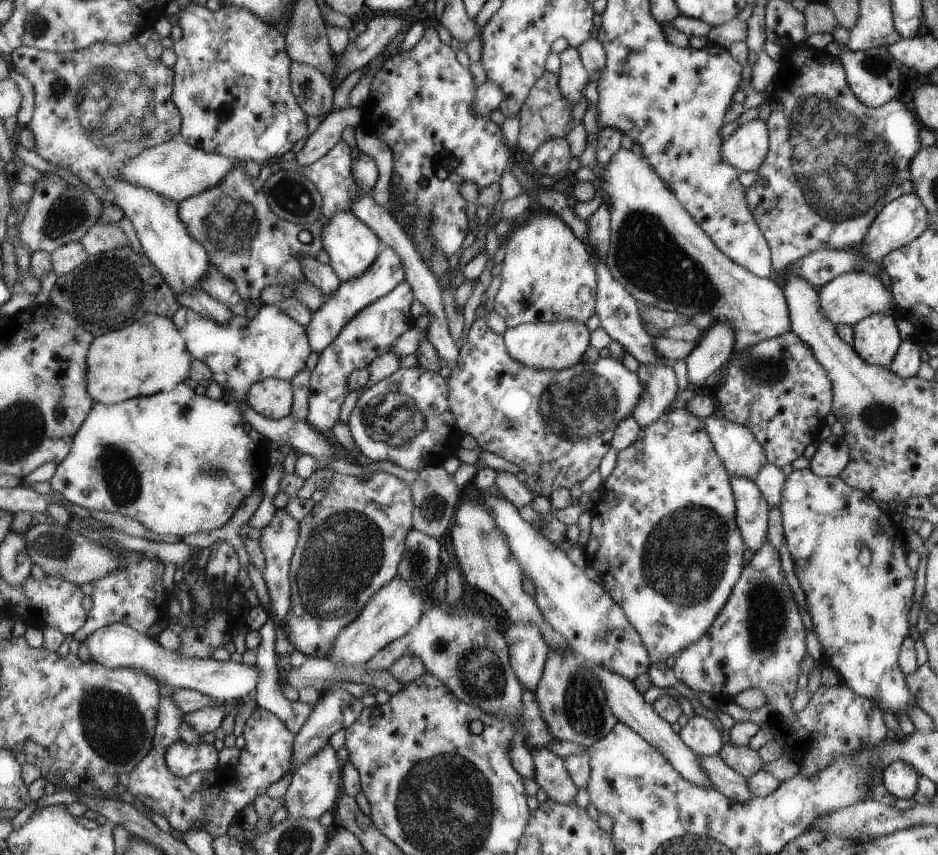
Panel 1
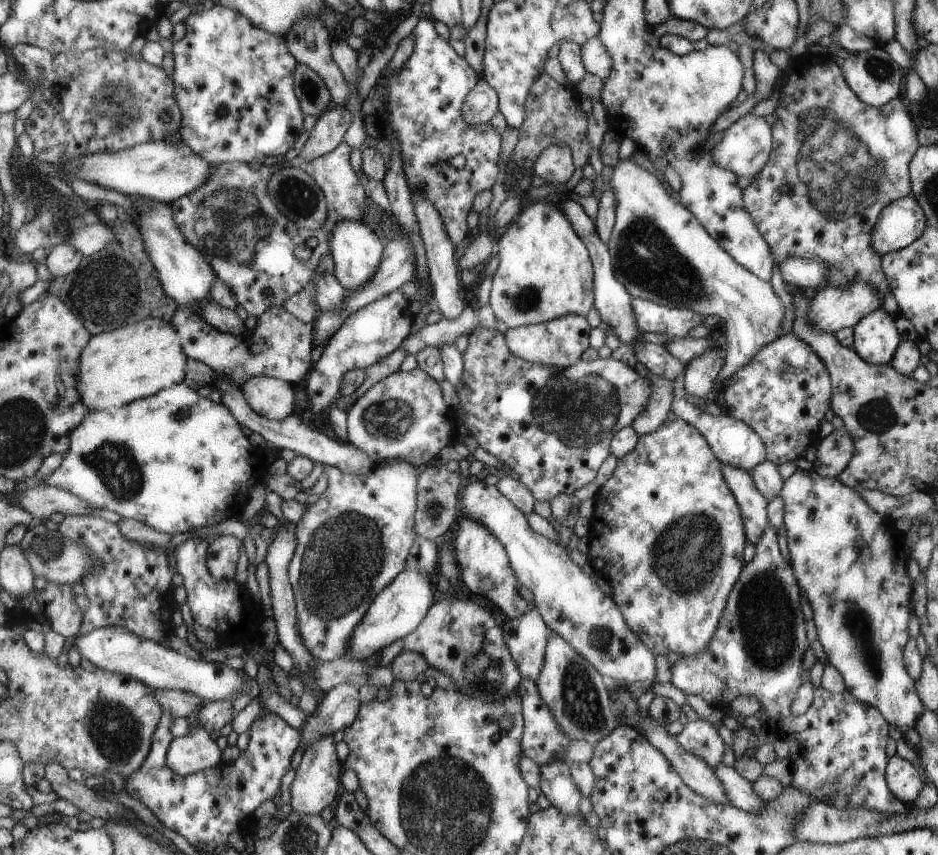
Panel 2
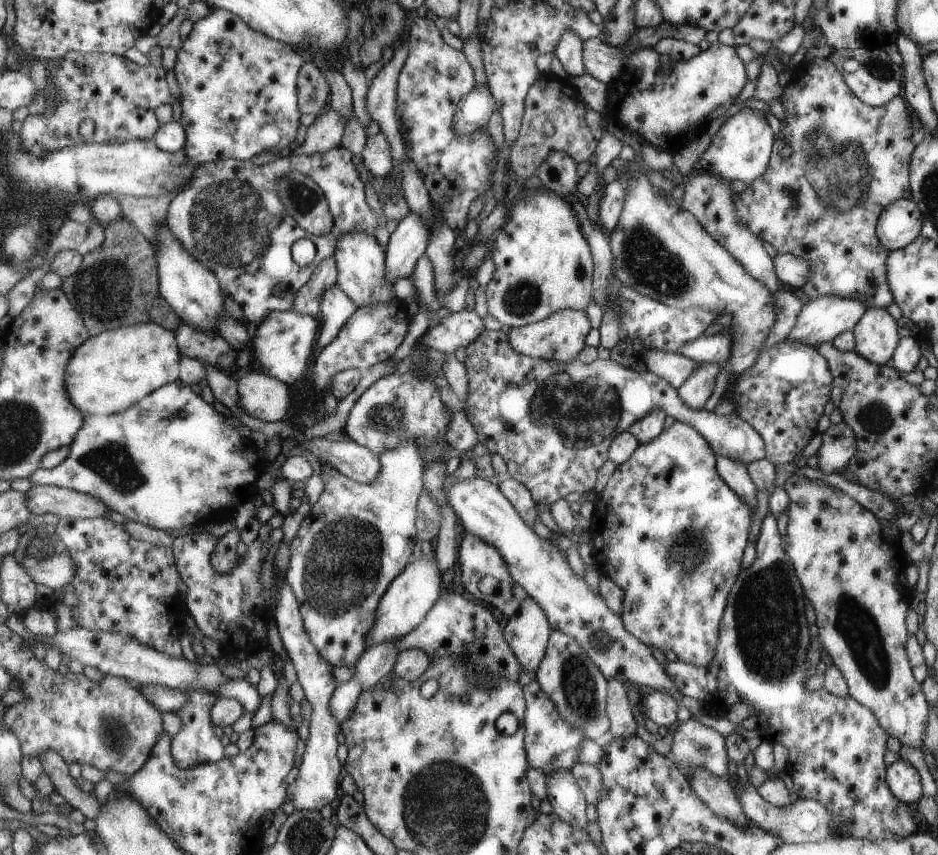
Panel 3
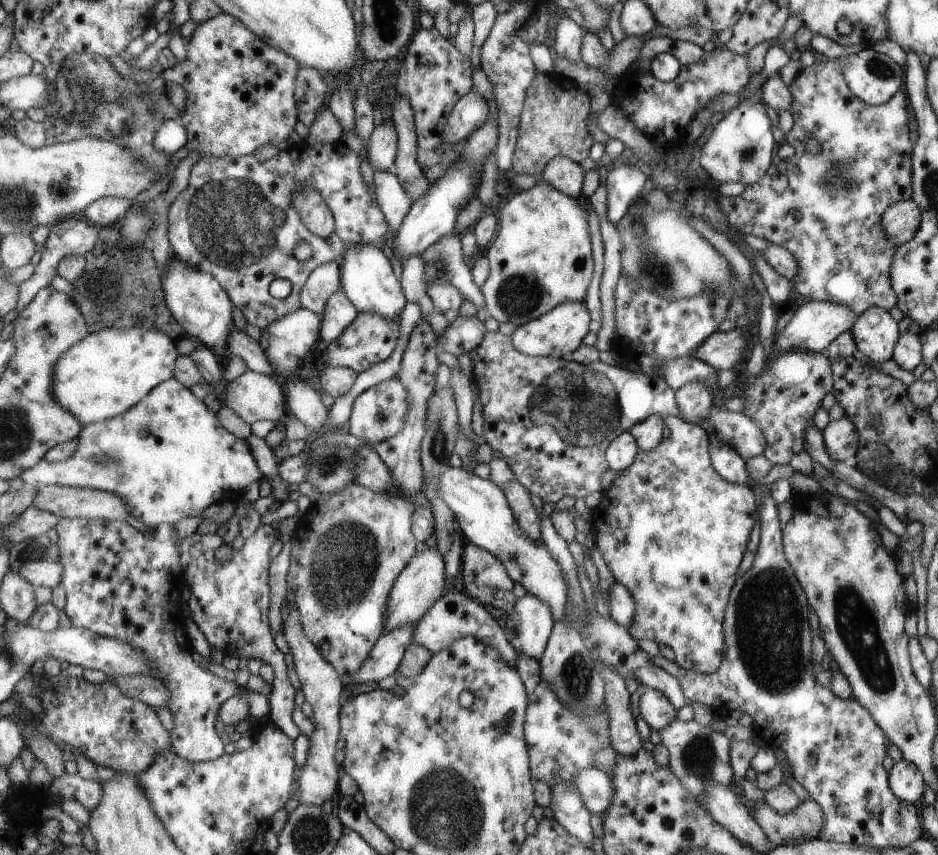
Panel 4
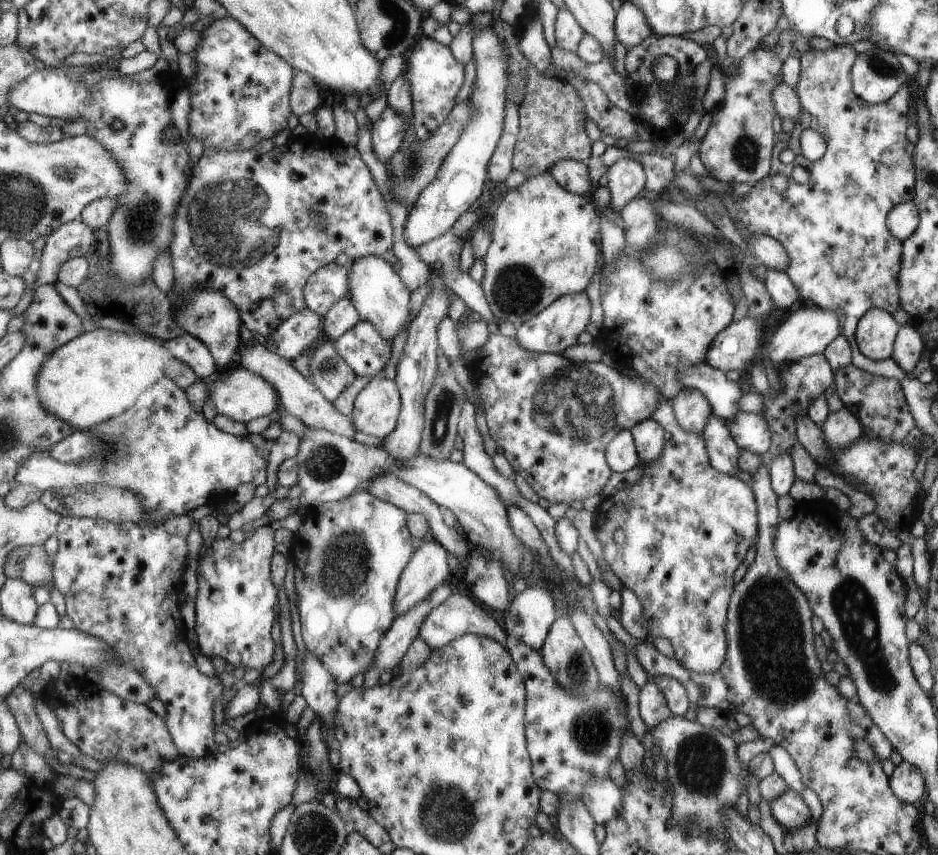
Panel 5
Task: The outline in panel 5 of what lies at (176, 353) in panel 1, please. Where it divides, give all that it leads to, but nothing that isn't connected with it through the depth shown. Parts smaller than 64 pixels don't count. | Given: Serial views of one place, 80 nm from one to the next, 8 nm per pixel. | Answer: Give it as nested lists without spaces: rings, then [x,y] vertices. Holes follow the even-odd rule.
[[[89,328],[86,333],[67,342],[67,345],[57,348],[51,357],[43,362],[37,378],[37,398],[41,400],[41,406],[45,406],[45,412],[55,414],[69,426],[91,429],[130,410],[151,384],[157,384],[165,377],[167,364],[173,358],[163,341],[157,340],[156,337]]]

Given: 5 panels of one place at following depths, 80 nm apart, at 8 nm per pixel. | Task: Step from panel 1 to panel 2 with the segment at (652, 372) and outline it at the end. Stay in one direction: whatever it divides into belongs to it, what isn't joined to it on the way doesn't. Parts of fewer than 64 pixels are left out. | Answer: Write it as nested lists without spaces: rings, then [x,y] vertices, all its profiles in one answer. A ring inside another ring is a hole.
[[[637,364],[633,369],[649,379],[651,386],[650,398],[645,409],[641,410],[630,424],[638,436],[641,436],[650,433],[666,419],[672,399],[672,382],[668,378],[654,375],[643,365]]]

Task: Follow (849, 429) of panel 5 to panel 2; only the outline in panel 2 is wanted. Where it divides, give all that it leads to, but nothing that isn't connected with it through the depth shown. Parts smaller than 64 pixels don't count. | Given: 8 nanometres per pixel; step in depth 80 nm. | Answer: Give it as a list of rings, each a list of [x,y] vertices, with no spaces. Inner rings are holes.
[[[833,429],[815,445],[816,459],[813,470],[822,477],[836,477],[850,462],[854,442],[844,429]]]

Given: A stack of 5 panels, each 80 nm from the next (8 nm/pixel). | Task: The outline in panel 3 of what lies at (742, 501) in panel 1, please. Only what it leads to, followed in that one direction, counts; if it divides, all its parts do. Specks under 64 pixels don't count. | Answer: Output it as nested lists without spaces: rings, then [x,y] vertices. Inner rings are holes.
[[[714,454],[714,469],[718,472],[718,475],[721,476],[723,482],[725,482],[731,490],[737,492],[737,494],[743,498],[743,502],[747,502],[747,506],[753,510],[755,504],[757,504],[757,500],[755,500],[757,488],[750,480],[746,465],[737,462],[737,460]]]

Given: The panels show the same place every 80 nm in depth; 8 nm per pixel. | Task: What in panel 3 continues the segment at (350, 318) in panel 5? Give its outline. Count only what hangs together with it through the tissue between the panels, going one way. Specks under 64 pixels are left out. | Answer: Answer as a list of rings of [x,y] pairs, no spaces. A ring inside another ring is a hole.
[[[337,285],[329,286],[319,302],[318,319],[320,327],[318,330],[318,346],[324,348],[337,336],[341,326],[347,318],[355,312],[353,302],[341,292]]]

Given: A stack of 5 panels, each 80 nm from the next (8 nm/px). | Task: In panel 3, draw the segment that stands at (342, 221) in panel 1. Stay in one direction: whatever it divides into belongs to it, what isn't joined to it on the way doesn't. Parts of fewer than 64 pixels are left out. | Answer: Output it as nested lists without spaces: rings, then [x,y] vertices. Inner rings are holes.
[[[357,230],[343,234],[343,238],[335,242],[332,258],[335,258],[338,268],[336,285],[356,308],[369,306],[369,304],[387,304],[396,299],[393,286],[385,280],[387,278],[386,254],[381,250],[374,236]]]

